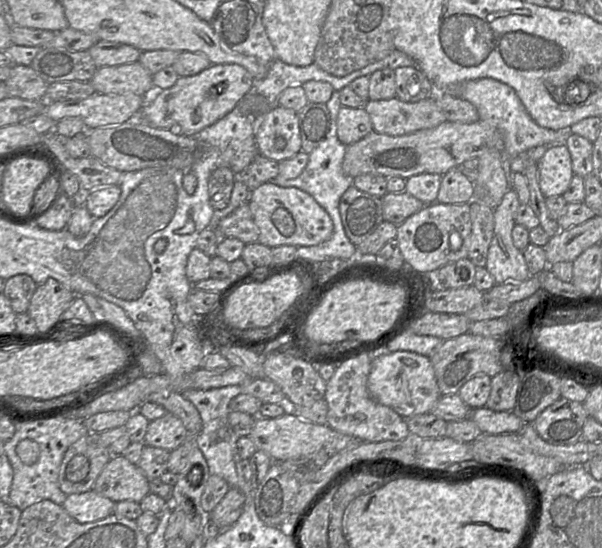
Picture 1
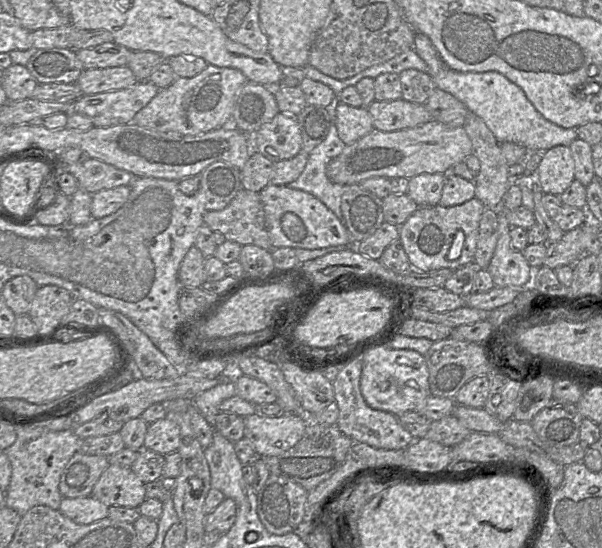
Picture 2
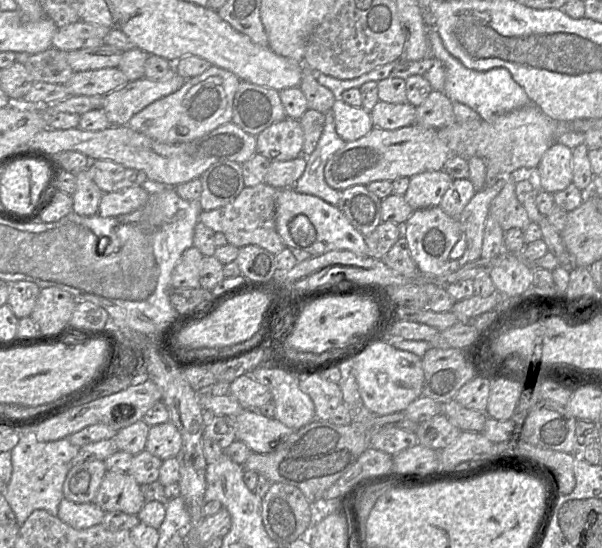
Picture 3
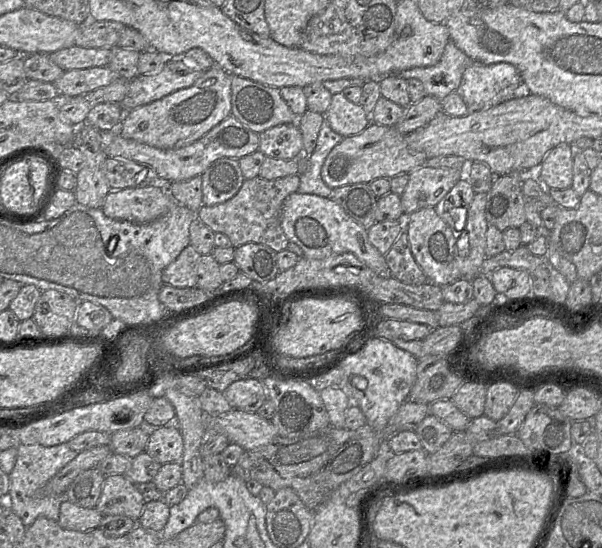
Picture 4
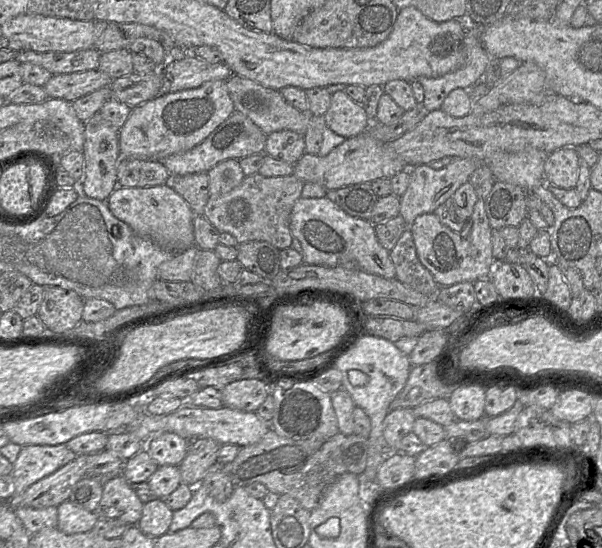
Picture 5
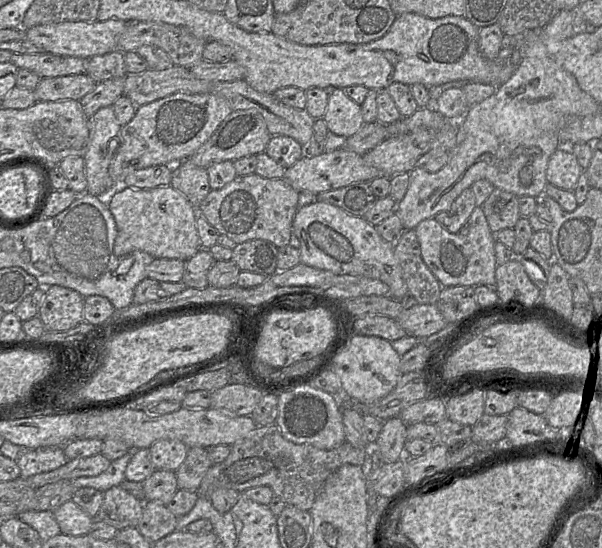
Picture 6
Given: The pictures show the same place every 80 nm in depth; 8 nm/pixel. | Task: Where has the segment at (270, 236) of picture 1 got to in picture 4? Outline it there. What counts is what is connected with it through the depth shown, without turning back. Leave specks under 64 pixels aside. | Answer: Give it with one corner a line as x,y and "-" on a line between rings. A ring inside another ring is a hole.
298,191
290,194
282,206
281,227
287,239
303,250
305,258
323,259
349,252
373,270
376,275
388,275
385,257
369,242
367,230
329,198
301,194

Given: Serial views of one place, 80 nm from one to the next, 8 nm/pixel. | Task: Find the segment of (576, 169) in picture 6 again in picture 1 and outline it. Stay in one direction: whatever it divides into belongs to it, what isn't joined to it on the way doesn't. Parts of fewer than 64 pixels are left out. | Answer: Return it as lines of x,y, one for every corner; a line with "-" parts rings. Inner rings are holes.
566,145
548,146
537,162
538,182
545,198
562,196
574,175
572,161

